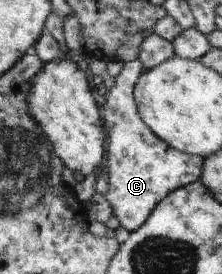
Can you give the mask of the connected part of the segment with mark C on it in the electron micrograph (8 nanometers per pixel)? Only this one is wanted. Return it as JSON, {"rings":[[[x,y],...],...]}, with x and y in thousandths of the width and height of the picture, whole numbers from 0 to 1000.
{"rings":[[[631,215],[563,230],[545,270],[518,288],[518,314],[482,336],[468,380],[473,474],[491,485],[477,577],[491,679],[477,715],[514,788],[586,850],[653,825],[689,766],[761,708],[914,653],[919,635],[919,577],[833,562],[793,536],[761,533],[635,431],[604,336],[653,255]]]}

